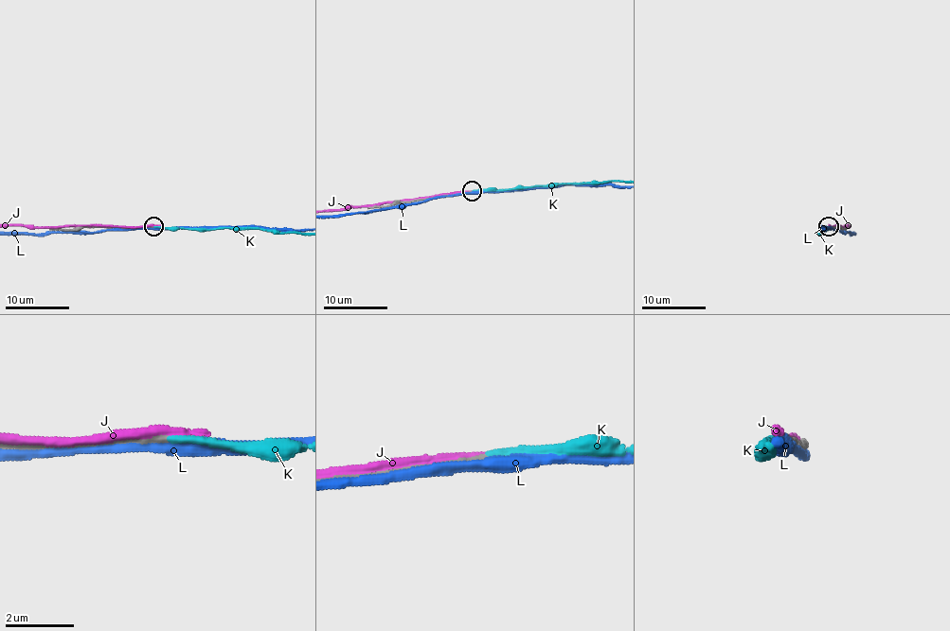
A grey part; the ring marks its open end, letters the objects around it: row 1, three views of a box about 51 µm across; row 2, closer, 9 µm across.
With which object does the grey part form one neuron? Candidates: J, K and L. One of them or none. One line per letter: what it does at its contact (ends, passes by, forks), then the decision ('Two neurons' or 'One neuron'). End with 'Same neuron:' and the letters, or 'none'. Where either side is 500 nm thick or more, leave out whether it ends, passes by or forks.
J: It passes by. Two neurons
K: It ends there. One neuron
L: It passes by. Two neurons
Same neuron: K

